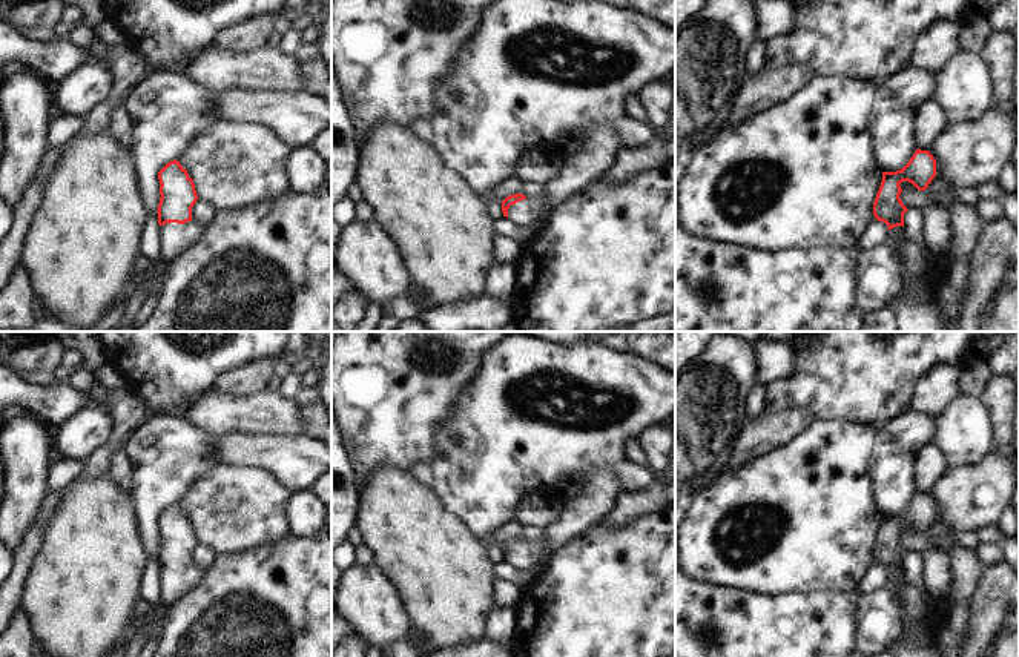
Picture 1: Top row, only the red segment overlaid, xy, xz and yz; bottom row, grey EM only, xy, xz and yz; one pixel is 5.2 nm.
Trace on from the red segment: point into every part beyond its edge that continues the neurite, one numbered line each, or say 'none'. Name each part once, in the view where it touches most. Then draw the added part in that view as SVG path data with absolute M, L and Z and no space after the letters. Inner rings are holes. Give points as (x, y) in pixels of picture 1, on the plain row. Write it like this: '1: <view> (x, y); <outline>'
1: xy (175, 582); M193 565L184 568L166 566L158 570L158 580L161 583L161 605L169 608L173 602L183 597L187 591L195 588L203 577L203 571Z

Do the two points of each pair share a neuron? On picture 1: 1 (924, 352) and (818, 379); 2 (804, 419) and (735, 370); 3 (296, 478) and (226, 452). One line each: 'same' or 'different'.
1: same
2: different
3: same

